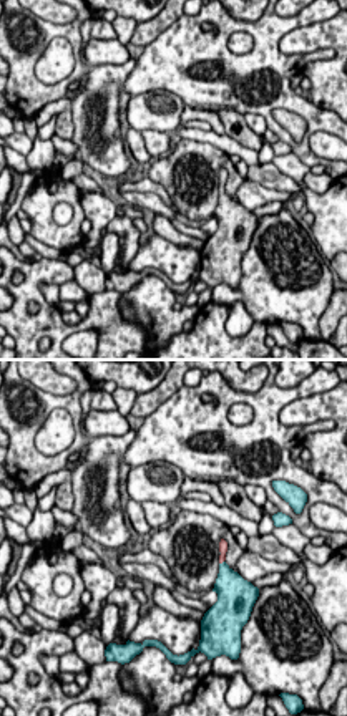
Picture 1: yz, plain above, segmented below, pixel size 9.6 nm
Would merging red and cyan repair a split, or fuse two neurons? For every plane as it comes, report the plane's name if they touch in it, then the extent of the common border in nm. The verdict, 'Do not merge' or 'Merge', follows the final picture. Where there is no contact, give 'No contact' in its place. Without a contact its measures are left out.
Touches red in yz. Shared border 60 nm

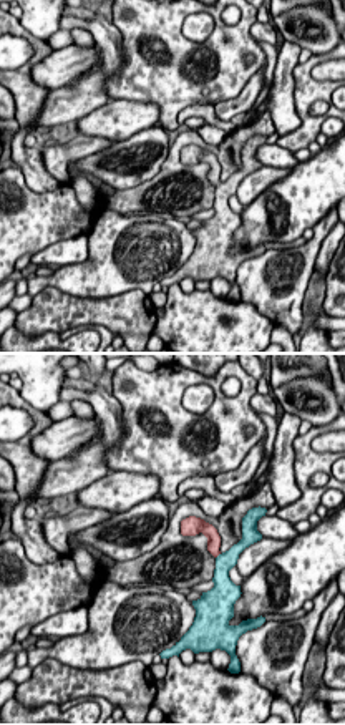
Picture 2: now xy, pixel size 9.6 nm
Touches red in xy. Shared border 70 nm

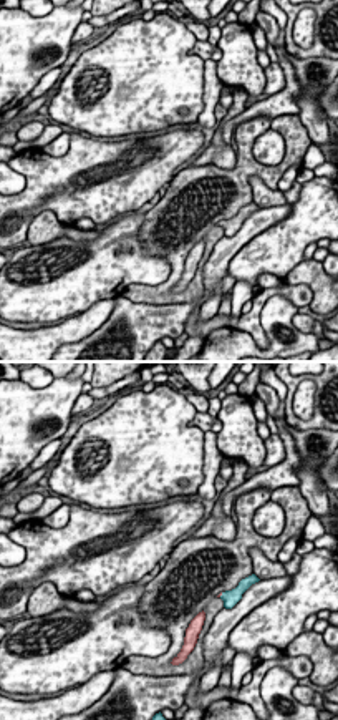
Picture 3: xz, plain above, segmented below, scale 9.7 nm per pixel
Touches red in xz. Shared border 60 nm

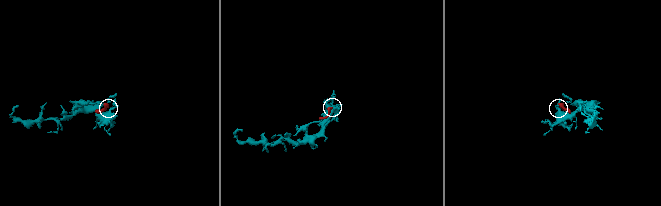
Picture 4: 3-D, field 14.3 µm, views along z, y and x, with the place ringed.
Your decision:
Merge

